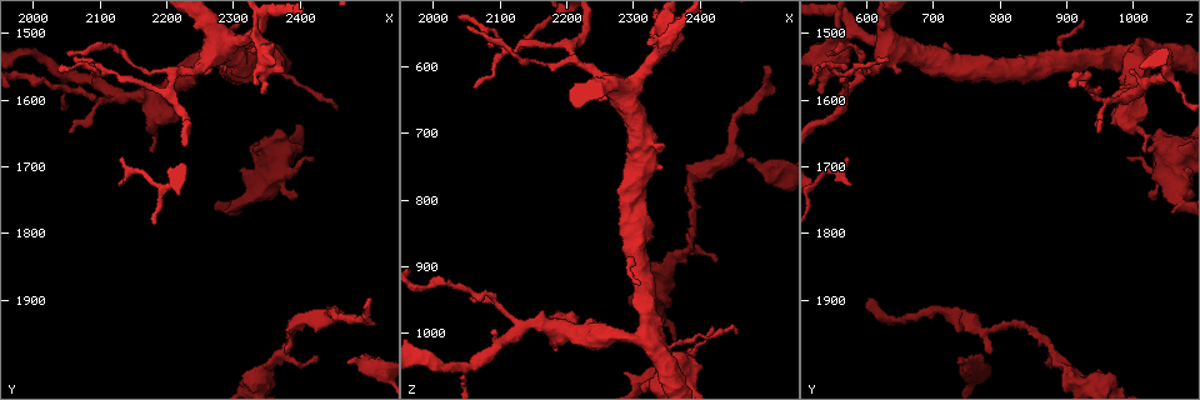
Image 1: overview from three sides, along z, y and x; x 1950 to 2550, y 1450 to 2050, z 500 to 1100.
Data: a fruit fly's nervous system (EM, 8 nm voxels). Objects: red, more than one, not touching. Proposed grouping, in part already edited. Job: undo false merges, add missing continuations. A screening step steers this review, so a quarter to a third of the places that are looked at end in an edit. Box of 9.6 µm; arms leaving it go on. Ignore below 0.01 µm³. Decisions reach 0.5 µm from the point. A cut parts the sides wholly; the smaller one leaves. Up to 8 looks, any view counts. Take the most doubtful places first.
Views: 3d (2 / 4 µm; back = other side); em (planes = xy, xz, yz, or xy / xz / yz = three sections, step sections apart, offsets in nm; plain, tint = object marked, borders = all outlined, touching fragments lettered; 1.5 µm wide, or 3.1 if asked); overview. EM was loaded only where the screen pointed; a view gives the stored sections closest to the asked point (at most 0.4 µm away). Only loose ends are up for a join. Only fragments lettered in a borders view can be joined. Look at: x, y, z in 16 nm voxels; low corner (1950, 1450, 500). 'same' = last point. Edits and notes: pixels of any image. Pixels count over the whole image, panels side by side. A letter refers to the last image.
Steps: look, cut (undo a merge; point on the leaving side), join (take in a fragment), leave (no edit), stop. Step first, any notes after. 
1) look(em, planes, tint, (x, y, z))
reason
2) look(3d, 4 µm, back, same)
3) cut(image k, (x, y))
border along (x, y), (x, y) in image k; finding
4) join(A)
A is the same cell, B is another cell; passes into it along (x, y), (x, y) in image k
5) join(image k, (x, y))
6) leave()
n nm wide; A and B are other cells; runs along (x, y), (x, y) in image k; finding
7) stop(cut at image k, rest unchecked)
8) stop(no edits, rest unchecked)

look(em, planes, borders, (2510, 1895, 605))
an open end

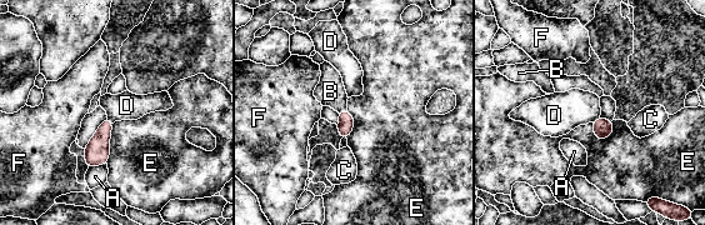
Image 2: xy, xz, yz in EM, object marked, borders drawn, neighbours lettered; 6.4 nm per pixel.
join(B)
B is the same cell, A, C, D, E and F are other cells; it goes on there

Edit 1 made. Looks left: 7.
look(3d, 2 µm, (2475, 1995, 740))
thick end

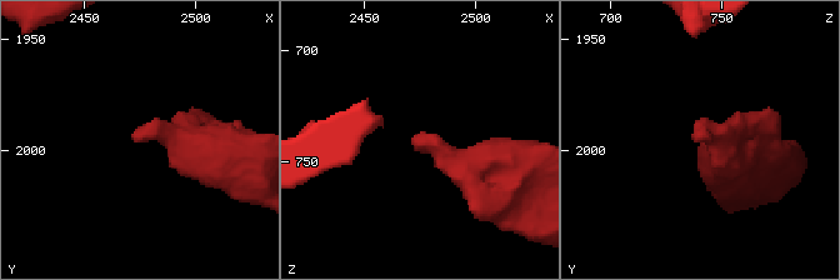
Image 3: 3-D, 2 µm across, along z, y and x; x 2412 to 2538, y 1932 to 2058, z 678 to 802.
look(em, planes, tint, (2471, 1995, 742))

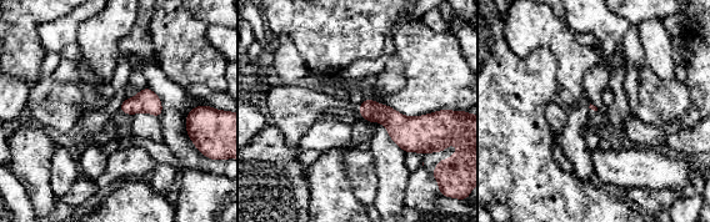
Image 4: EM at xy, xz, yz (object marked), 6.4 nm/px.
look(em, planes, borders, same)
what lies round it

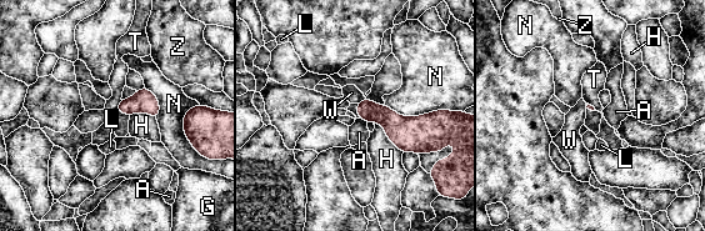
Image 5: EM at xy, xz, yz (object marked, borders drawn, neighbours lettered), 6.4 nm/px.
leave()
N touches over 380 nm; A, G, H, L, N, T, W and Z are other cells; border along (121, 100), (115, 110) in image 5; none of them fits

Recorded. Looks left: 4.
stop(join at image 2, rest unchecked)

